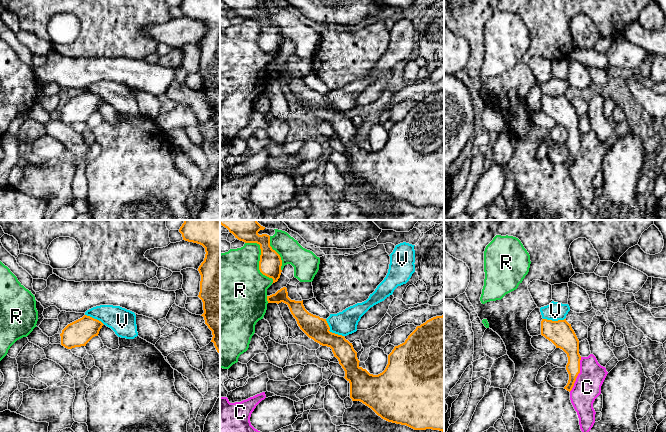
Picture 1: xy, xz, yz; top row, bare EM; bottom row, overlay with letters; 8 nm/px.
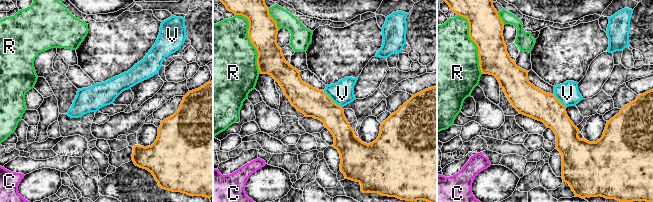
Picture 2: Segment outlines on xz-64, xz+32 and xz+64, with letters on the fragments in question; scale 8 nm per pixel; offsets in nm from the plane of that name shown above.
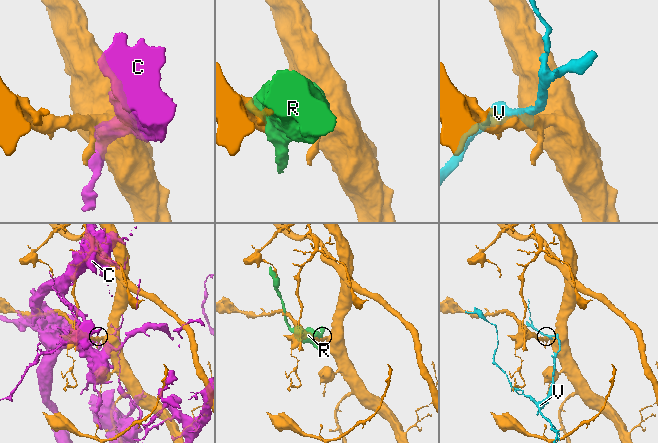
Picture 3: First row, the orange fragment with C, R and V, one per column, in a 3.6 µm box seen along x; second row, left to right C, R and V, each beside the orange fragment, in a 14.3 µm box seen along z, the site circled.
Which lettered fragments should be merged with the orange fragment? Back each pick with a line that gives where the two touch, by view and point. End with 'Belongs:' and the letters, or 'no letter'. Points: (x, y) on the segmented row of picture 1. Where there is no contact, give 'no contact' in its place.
Belongs: no letter

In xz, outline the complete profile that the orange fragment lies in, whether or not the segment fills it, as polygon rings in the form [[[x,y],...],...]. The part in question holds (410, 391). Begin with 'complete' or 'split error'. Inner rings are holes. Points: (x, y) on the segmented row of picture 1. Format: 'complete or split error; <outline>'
complete; [[[283,287],[275,294],[267,296],[268,303],[285,303],[291,314],[296,319],[300,329],[315,342],[332,349],[334,357],[345,371],[345,379],[350,383],[350,398],[352,401],[360,401],[371,408],[382,419],[401,425],[406,425],[414,430],[439,430],[444,432],[444,315],[436,316],[417,326],[404,343],[395,346],[388,355],[388,364],[385,370],[378,374],[370,374],[359,366],[357,352],[352,343],[344,336],[330,332],[326,319],[309,313],[302,301],[291,300],[288,297],[287,288]]]

